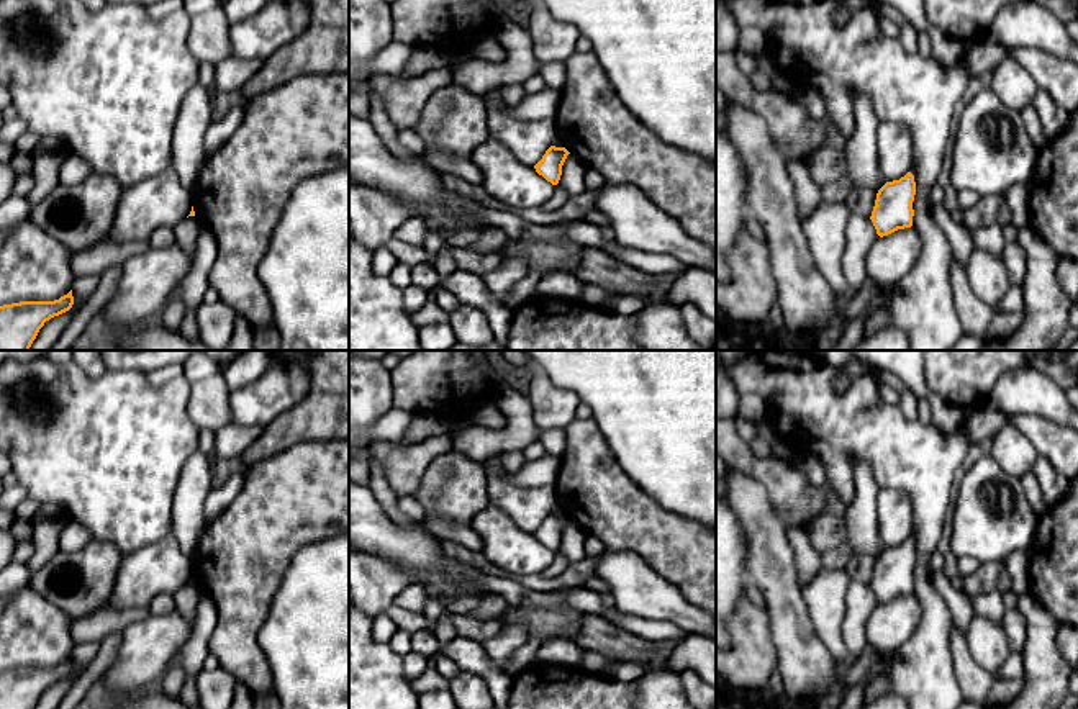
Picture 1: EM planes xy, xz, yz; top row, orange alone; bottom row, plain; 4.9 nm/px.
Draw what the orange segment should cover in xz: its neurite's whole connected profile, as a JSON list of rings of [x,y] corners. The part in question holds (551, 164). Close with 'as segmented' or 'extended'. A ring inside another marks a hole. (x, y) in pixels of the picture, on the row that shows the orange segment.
[[[550,146],[534,169],[547,182],[557,185],[562,175],[562,165],[568,154],[570,152],[565,147]]] | as segmented

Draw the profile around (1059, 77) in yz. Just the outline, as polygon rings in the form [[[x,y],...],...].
[[[1009,47],[1009,56],[1021,64],[1068,113],[1078,108],[1078,64],[1050,56],[1037,47]]]

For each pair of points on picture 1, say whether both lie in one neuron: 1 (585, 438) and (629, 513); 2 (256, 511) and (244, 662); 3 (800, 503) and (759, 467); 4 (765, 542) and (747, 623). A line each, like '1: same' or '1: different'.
1: same
2: same
3: same
4: different

